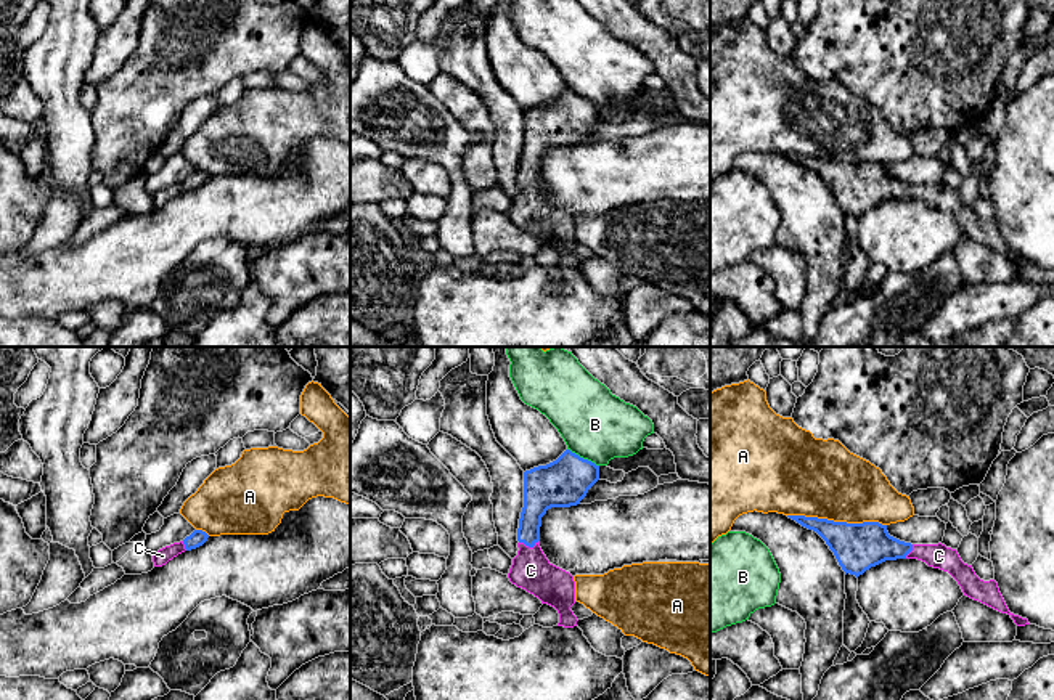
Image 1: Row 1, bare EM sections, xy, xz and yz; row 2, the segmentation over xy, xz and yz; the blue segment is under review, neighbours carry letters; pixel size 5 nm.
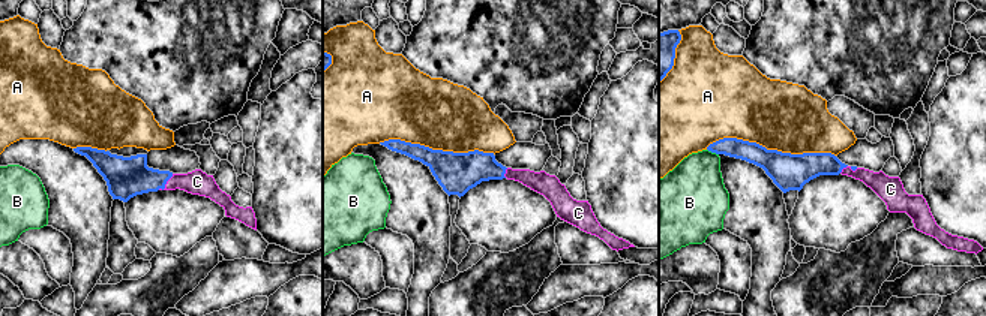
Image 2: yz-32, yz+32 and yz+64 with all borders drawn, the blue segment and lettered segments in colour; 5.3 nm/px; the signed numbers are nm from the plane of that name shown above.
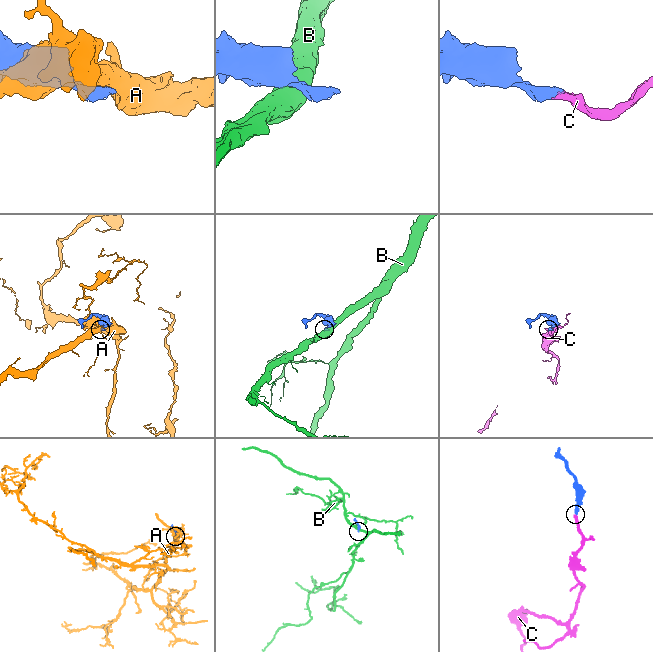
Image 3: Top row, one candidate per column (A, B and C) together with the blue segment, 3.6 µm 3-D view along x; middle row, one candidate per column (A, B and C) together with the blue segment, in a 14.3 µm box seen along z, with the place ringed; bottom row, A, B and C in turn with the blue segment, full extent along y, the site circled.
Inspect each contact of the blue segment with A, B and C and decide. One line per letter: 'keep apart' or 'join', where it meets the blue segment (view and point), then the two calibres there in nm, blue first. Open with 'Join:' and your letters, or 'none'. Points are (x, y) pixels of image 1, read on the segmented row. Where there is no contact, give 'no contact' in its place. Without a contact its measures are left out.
Join: C
A: keep apart; meets blue in yz at (837, 522); 240 nm thick on the blue side, 380 nm on the other
B: keep apart; meets blue in xz at (582, 458); 240 nm thick on the blue side, 360 nm on the other
C: join; meets blue in xz at (529, 546); 150 nm thick on the blue side, 200 nm on the other

